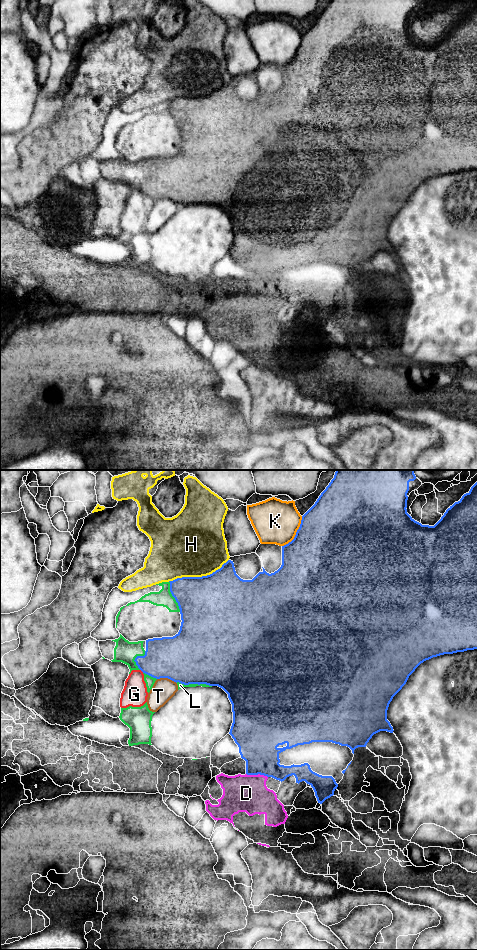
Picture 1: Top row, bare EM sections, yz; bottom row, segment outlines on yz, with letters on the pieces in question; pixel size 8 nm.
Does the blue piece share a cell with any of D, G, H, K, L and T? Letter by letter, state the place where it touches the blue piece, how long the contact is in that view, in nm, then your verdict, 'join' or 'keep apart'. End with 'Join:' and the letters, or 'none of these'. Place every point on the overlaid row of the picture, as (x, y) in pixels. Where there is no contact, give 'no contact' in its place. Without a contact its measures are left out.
D: meets blue in yz at (257, 774); contact 180 nm long; keep apart
G: meets blue in yz at (142, 671); contact 40 nm long; keep apart
H: meets blue in yz at (198, 577); contact 500 nm long; keep apart
K: meets blue in yz at (296, 533); contact 300 nm long; keep apart
L: meets blue in yz at (194, 683); contact 280 nm long; keep apart
T: meets blue in yz at (167, 677); contact 170 nm long; keep apart
Join: none of these

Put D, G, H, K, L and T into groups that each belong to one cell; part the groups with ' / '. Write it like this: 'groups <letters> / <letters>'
groups D L / G / H / K / T

